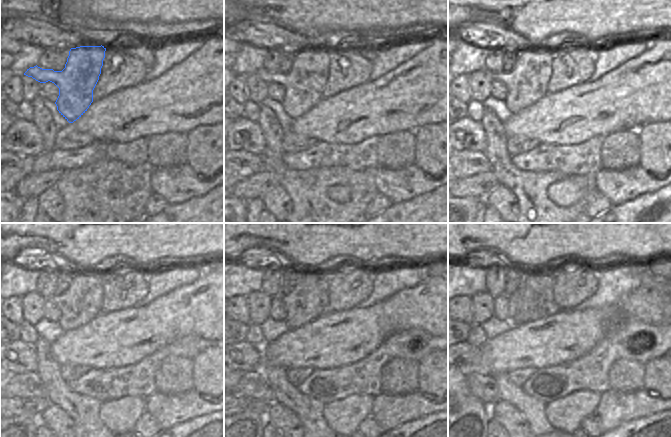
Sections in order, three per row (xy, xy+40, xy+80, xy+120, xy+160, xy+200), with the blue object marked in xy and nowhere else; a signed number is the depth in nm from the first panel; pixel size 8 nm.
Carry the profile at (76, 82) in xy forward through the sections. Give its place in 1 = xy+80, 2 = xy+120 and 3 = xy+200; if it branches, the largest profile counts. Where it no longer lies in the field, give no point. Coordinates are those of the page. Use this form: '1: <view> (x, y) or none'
1: xy+80 (526, 83)
2: xy+120 (81, 302)
3: xy+200 (513, 299)

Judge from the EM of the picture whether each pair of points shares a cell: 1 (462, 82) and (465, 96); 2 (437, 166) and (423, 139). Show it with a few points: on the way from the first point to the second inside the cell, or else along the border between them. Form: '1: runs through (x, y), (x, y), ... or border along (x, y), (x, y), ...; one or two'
1: runs through (462, 85), (463, 93); one
2: runs through (436, 159), (436, 152), (430, 146); one

